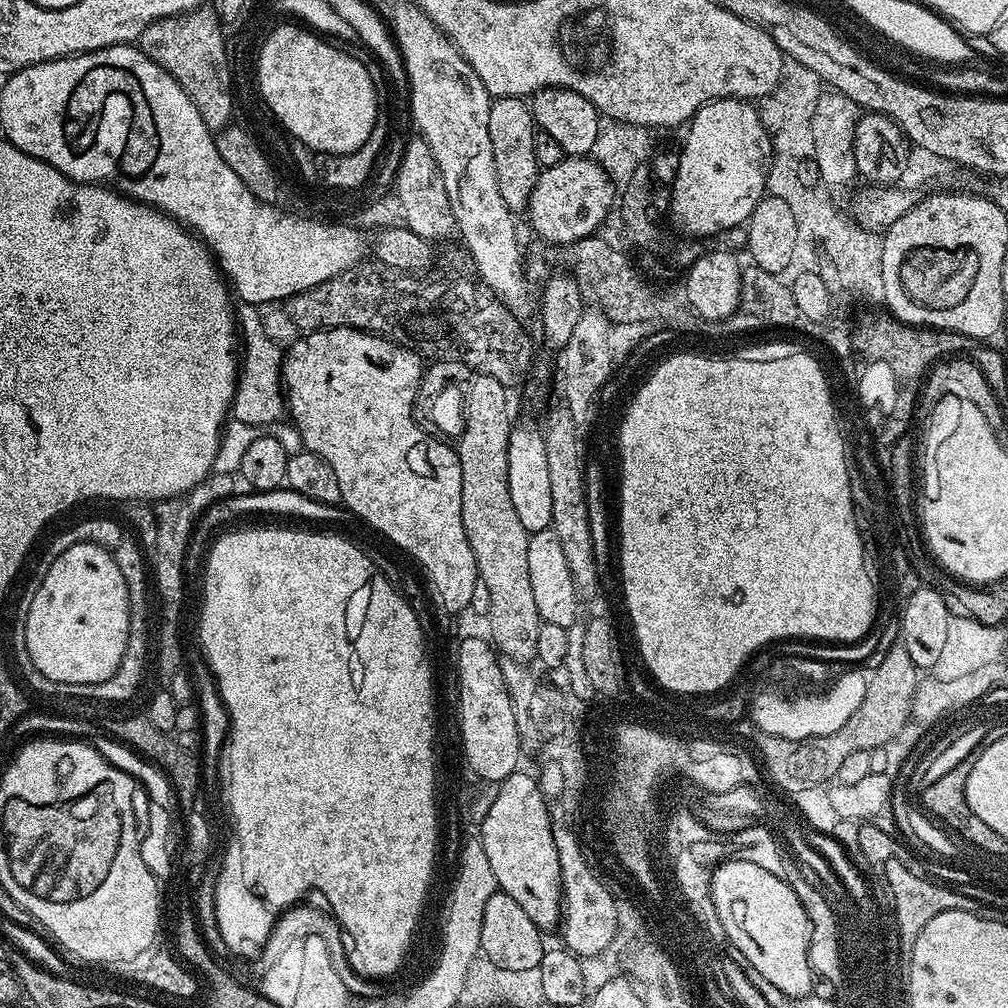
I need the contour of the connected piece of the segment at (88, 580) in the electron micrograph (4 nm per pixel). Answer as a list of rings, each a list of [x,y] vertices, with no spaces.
[[[75,544],[46,573],[26,614],[25,644],[34,666],[56,683],[98,683],[110,678],[126,650],[128,586],[113,553],[97,544]]]

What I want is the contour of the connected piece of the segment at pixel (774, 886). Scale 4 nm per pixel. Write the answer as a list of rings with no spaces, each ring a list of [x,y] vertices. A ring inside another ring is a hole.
[[[728,858],[723,862],[716,864],[714,871],[712,872],[711,893],[714,904],[714,910],[717,911],[718,918],[721,920],[722,926],[725,928],[725,932],[732,940],[736,940],[736,945],[740,951],[743,963],[747,967],[751,968],[757,977],[765,985],[771,986],[773,984],[775,991],[782,996],[806,996],[813,990],[814,975],[811,970],[811,962],[809,960],[810,942],[811,942],[811,922],[808,920],[807,912],[804,909],[802,902],[798,898],[798,894],[784,881],[780,876],[770,874],[767,870],[762,870],[762,866],[756,866],[752,862],[744,861],[739,858]]]

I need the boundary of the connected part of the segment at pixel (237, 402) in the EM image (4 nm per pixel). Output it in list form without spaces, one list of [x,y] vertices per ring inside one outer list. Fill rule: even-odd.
[[[241,303],[237,327],[242,355],[237,373],[236,394],[230,409],[233,419],[257,428],[275,425],[286,412],[283,393],[283,347],[268,334],[257,305]]]

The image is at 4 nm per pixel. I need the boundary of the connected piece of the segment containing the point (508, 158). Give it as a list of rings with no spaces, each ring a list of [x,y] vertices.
[[[498,96],[490,106],[490,146],[494,146],[494,170],[502,202],[513,210],[527,209],[528,199],[541,174],[540,163],[534,158],[534,142],[538,129],[532,119],[532,109],[521,97]]]

